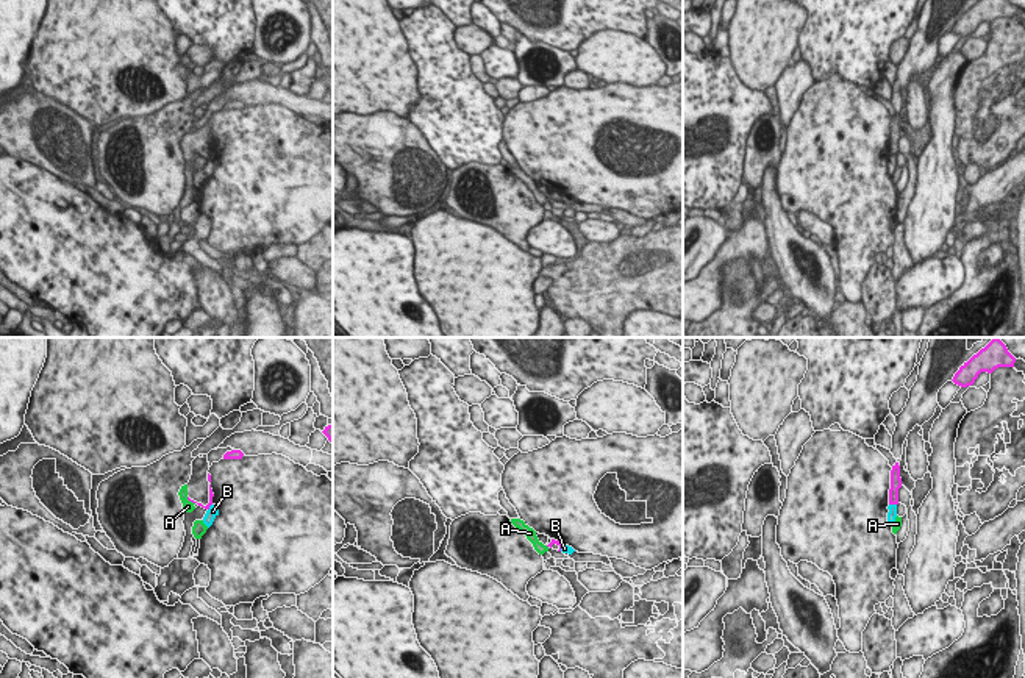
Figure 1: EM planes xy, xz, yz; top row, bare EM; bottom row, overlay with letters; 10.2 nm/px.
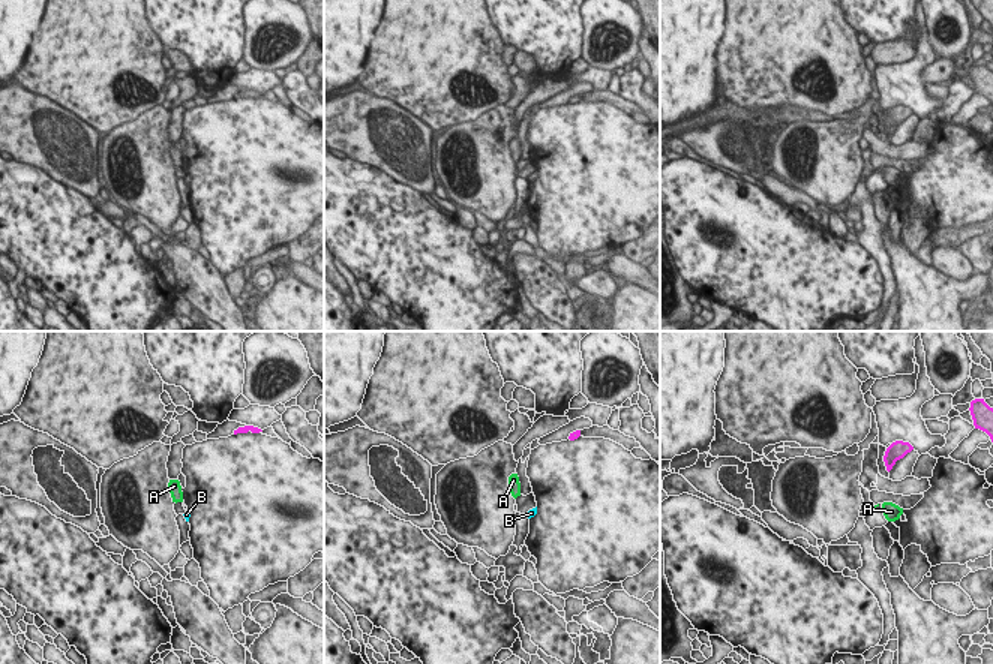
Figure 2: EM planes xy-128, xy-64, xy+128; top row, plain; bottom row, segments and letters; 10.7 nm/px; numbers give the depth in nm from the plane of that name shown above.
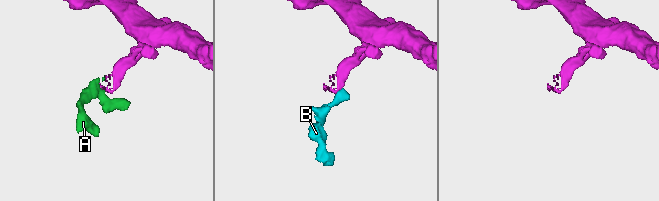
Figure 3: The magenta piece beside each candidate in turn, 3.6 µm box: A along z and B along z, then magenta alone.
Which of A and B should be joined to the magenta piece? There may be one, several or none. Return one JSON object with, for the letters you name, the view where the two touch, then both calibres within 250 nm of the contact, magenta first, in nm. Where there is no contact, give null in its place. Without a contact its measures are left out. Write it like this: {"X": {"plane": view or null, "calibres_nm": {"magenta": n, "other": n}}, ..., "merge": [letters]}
{"A": {"plane": "xy", "calibres_nm": {"magenta": 50, "other": 120}}, "merge": ["A"]}

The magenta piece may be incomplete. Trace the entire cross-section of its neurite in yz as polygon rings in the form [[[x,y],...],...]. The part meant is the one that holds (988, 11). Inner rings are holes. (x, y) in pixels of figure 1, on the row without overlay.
[[[980,0],[964,12],[953,27],[953,33],[967,37],[981,22],[992,23],[998,17],[1014,17],[1016,8],[1008,0]]]

